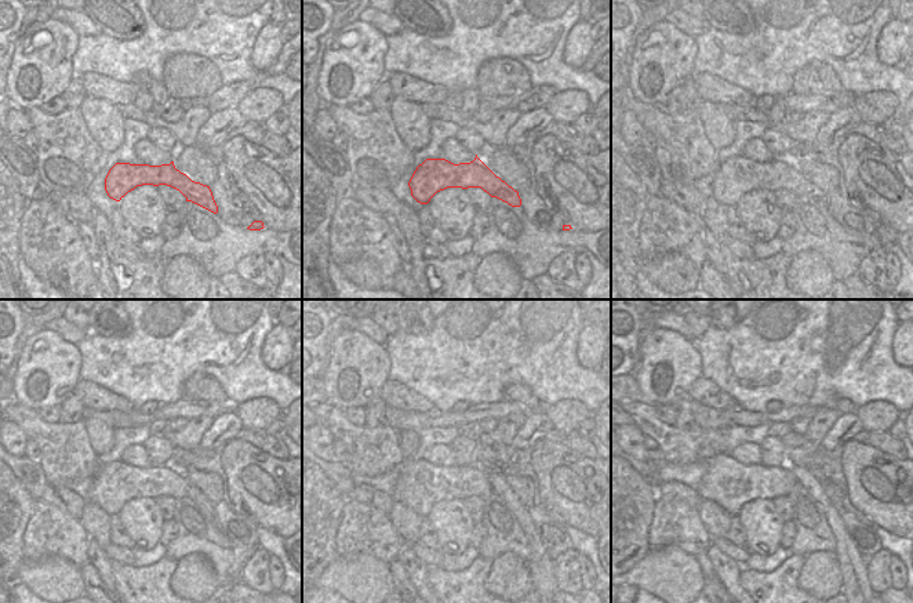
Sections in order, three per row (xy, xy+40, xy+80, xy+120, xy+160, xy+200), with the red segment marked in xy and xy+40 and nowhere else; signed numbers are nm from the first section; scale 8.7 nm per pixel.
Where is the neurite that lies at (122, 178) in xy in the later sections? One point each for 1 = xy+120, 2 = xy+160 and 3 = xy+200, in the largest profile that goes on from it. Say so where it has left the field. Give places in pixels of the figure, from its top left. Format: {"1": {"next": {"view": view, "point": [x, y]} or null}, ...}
{"1": {"next": {"view": "xy+120", "point": [115, 483]}}, "2": {"next": {"view": "xy+160", "point": [421, 485]}}, "3": {"next": {"view": "xy+200", "point": [731, 485]}}}

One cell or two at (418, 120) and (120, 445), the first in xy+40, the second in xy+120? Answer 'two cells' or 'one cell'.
two cells

